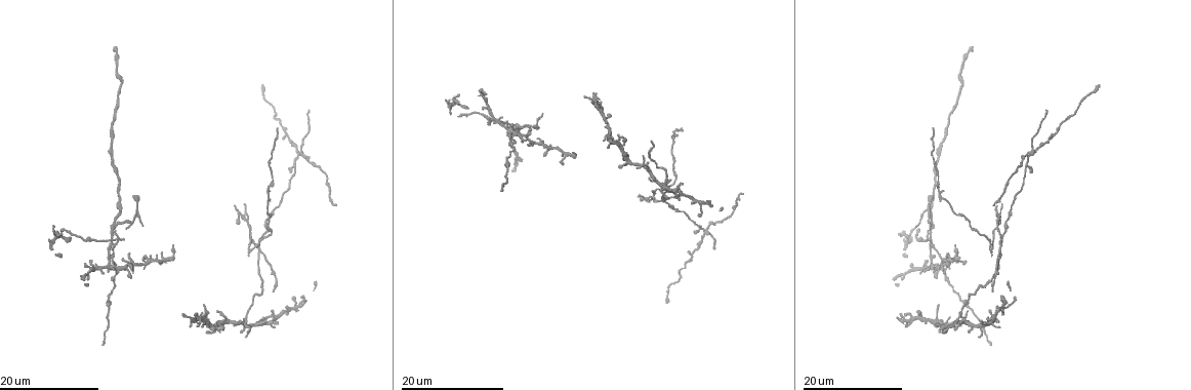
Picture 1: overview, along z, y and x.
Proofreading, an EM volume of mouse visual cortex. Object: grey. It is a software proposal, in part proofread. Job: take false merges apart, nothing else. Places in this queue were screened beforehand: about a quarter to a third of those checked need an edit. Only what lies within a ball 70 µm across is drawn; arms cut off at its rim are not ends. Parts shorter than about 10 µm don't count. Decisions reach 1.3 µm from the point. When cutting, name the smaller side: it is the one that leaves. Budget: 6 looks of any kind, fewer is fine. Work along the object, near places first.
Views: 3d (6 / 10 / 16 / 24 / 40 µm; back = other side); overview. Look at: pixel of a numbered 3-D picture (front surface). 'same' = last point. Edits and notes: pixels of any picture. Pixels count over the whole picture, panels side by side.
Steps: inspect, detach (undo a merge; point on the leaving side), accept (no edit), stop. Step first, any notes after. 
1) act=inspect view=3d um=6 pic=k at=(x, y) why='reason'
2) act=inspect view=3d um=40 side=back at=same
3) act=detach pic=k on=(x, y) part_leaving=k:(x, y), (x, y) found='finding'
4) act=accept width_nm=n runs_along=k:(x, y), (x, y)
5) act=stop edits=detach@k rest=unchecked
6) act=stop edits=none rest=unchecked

act=inspect view=3d um=24 pic=1 at=(1032, 152) why='looks like a crossing'

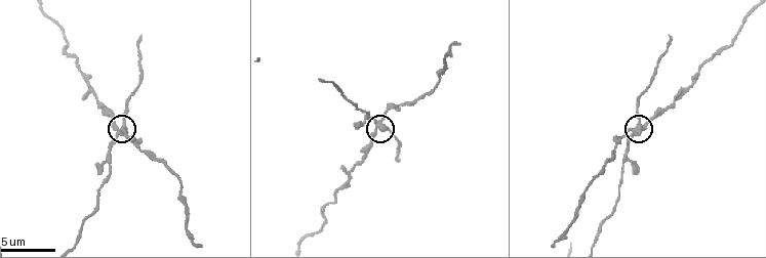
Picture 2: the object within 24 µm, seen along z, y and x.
act=inspect view=3d um=6 pic=2 at=(381, 127)

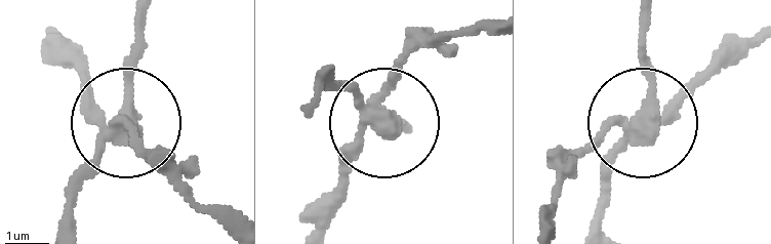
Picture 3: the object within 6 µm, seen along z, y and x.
act=accept width_nm=360 runs_along=3:(67, 230), (75, 186), (122, 120), (173, 182) found='continuous, no second neuron'

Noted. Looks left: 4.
act=inspect view=3d um=24 pic=1 at=(1002, 246) why='three-way junction'

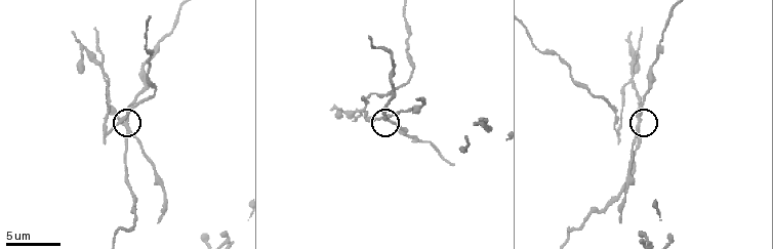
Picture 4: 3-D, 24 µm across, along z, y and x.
act=inspect view=3d um=10 pic=4 at=(637, 119)

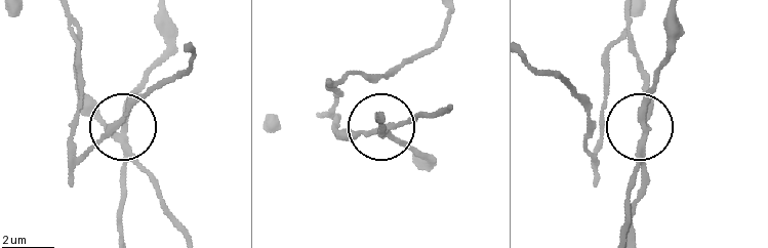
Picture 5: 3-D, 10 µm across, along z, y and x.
act=detach pic=5 on=(97, 118) found='a second neuron is stuck on'

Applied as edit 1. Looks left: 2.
act=stop edits=detach@5 rest=unchecked

